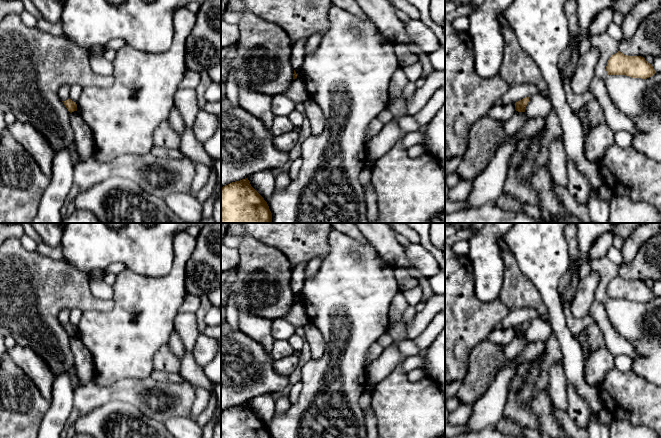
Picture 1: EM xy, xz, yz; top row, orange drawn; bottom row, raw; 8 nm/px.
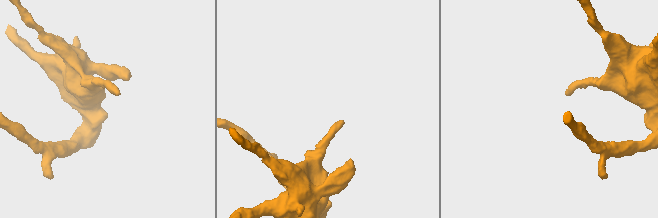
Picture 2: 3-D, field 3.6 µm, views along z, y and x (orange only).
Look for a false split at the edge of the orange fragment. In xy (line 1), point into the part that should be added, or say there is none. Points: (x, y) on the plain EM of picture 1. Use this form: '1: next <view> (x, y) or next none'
1: next none

